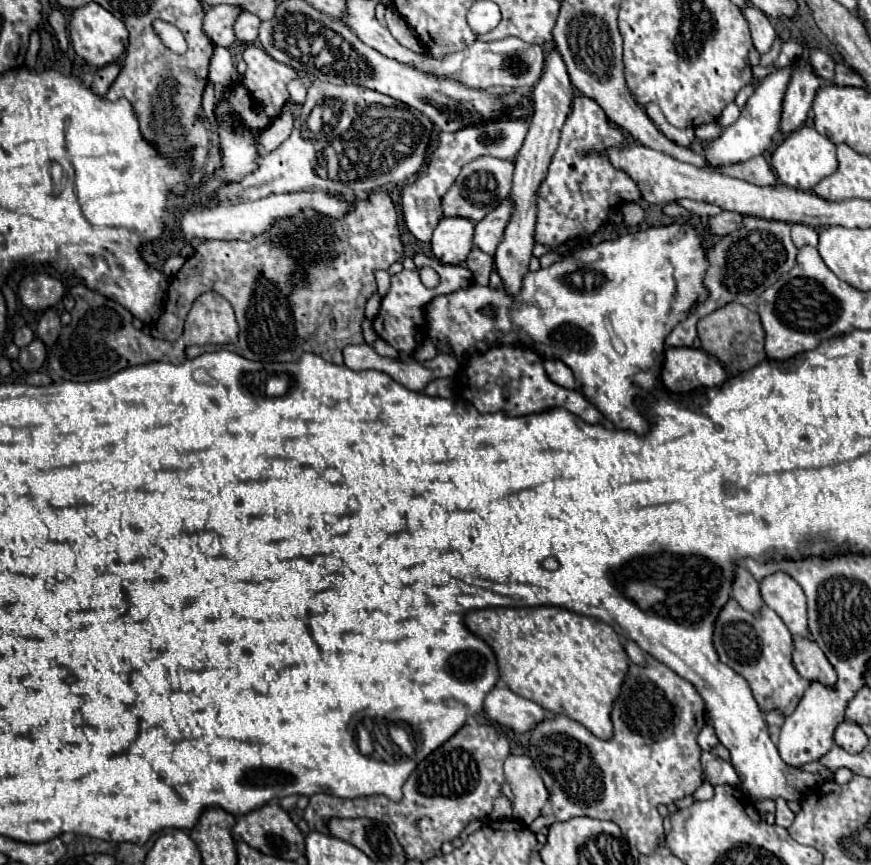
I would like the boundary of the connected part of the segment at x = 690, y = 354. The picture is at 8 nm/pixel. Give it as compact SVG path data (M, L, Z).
M669 347L665 351L663 385L673 395L687 395L697 387L721 385L727 377L723 365L705 351L693 347Z

